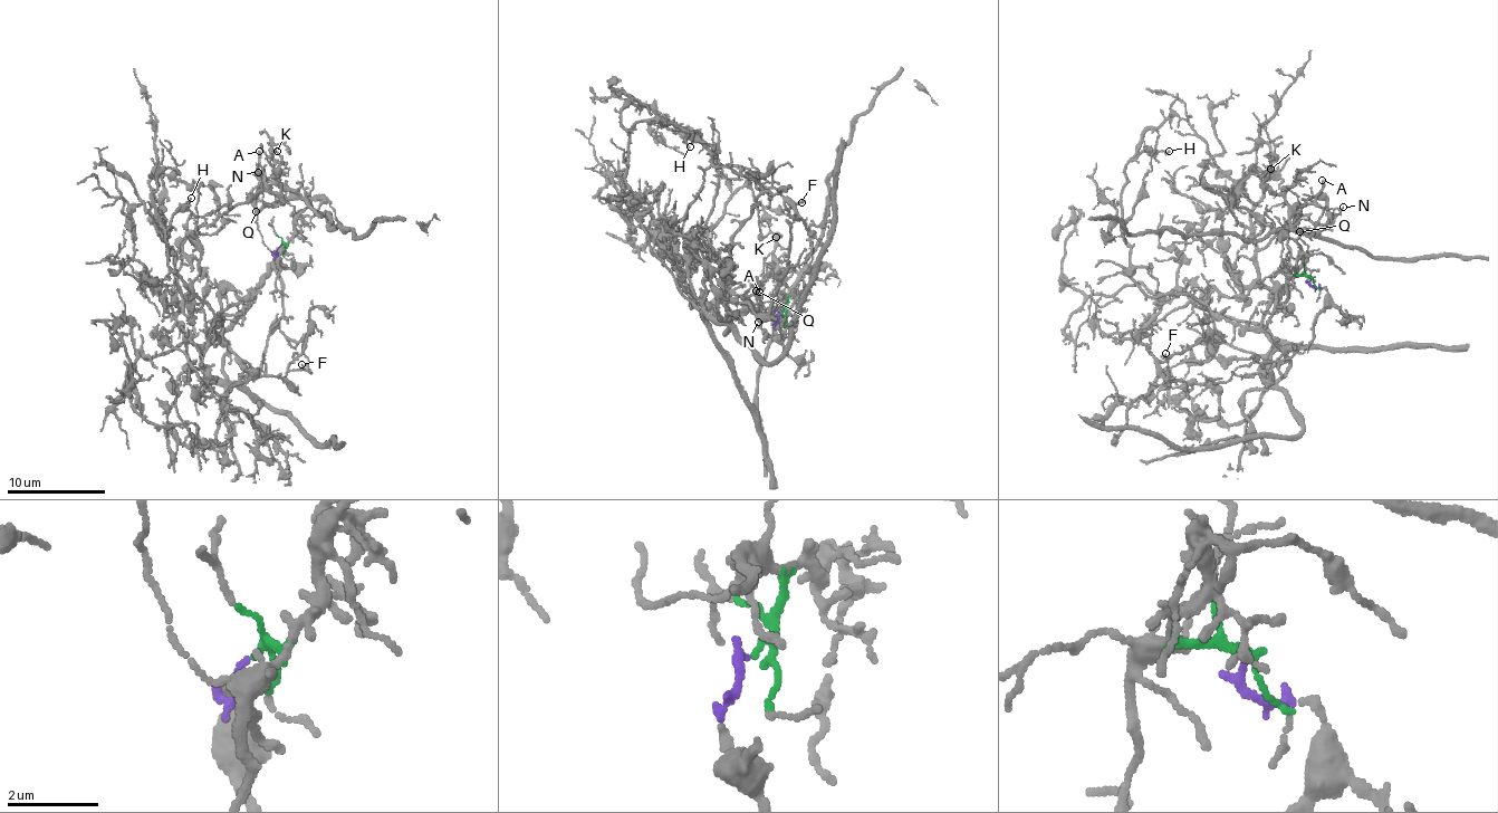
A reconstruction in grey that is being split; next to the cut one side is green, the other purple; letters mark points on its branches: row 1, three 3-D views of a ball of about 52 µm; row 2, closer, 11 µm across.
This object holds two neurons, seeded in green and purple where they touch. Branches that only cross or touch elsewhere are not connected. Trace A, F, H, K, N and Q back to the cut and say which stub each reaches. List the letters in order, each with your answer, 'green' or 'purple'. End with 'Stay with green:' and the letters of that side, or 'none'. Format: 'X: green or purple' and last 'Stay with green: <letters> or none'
A: green
F: purple
H: purple
K: green
N: green
Q: green
Stay with green: A, K, N, Q

